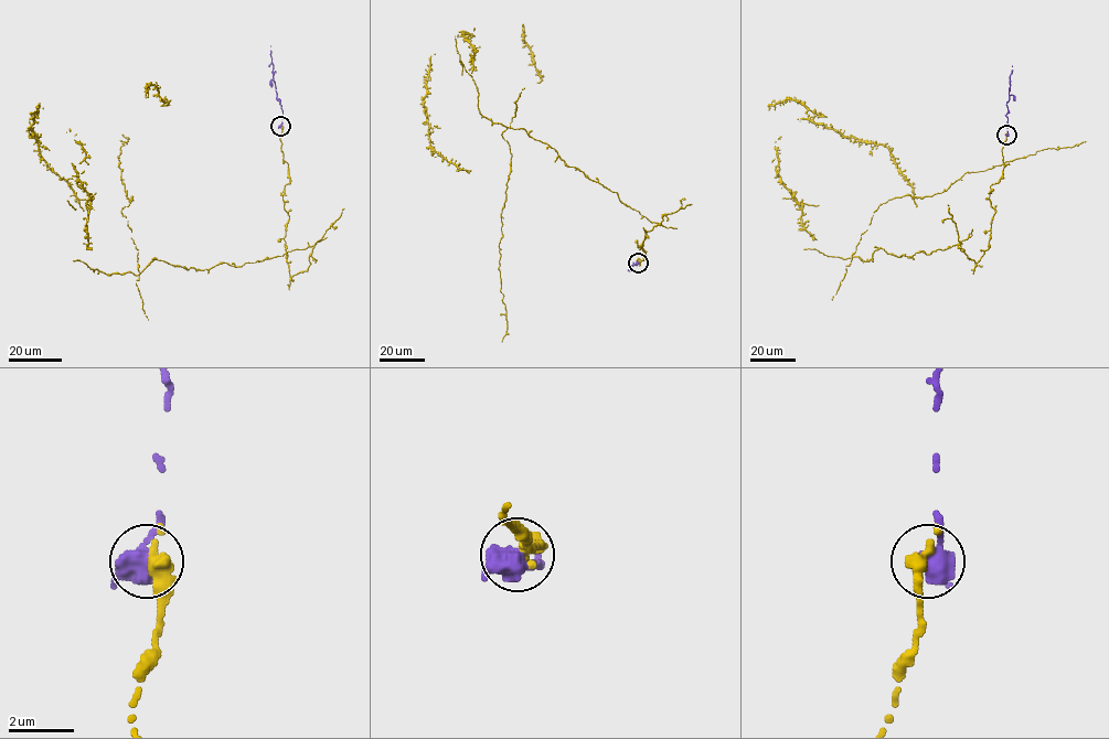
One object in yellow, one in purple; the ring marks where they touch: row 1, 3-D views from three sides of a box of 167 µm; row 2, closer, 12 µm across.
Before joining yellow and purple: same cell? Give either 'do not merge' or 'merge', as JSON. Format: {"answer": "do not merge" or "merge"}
{"answer": "merge"}

